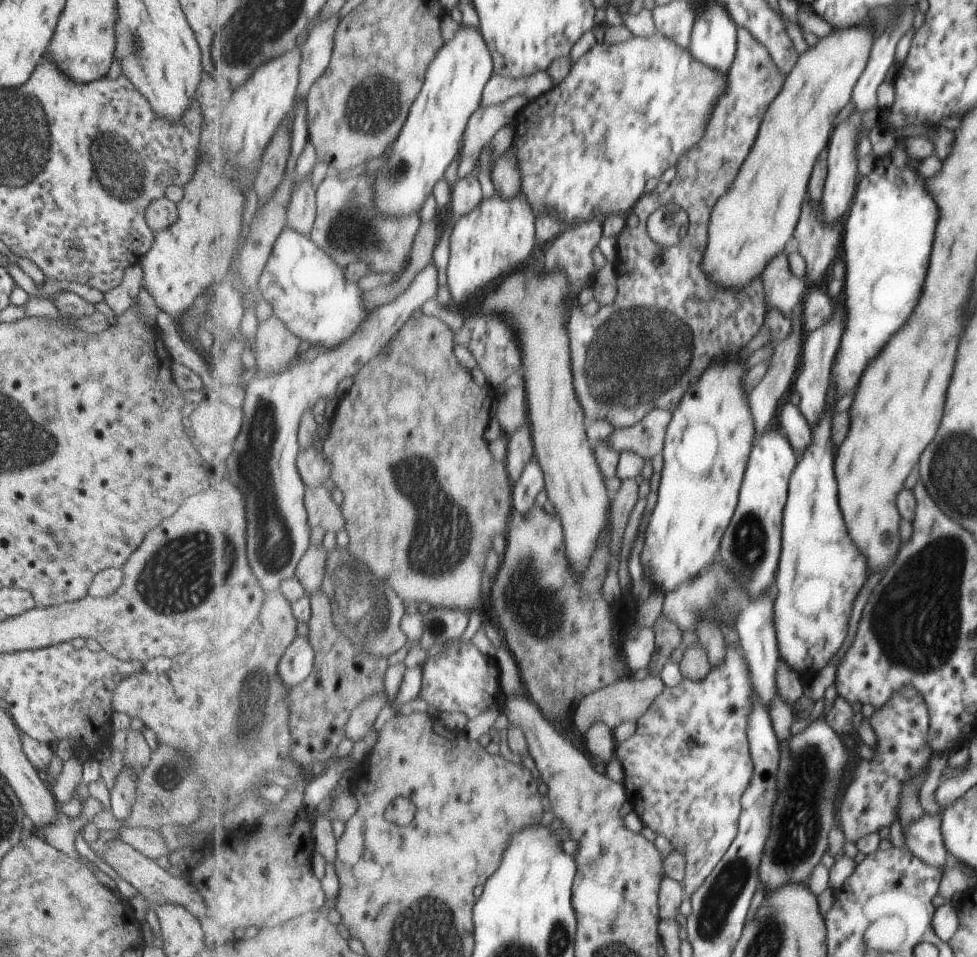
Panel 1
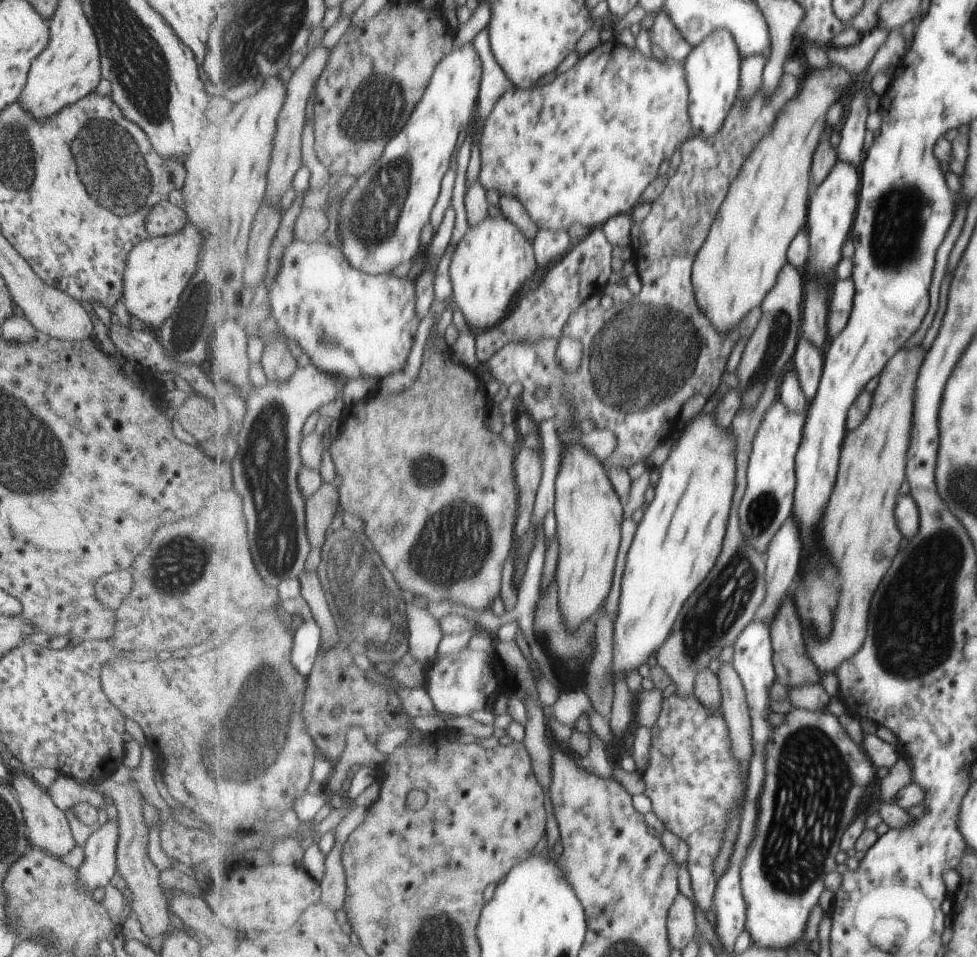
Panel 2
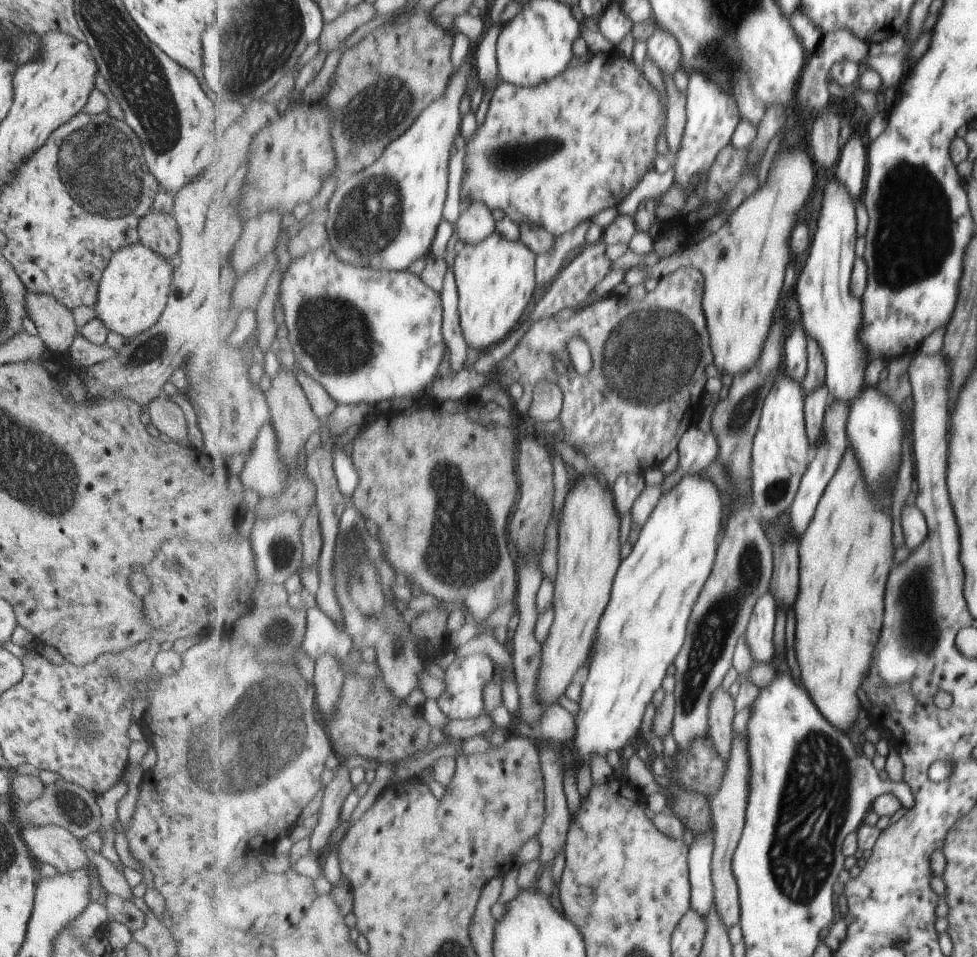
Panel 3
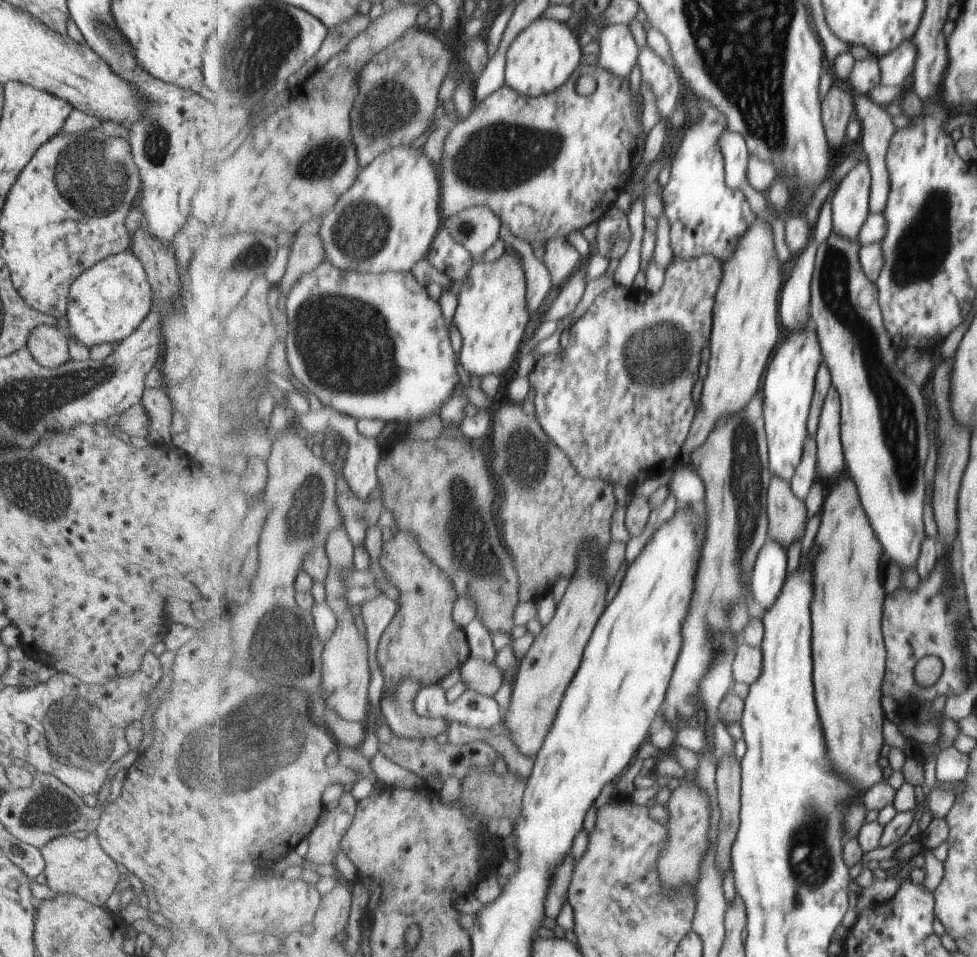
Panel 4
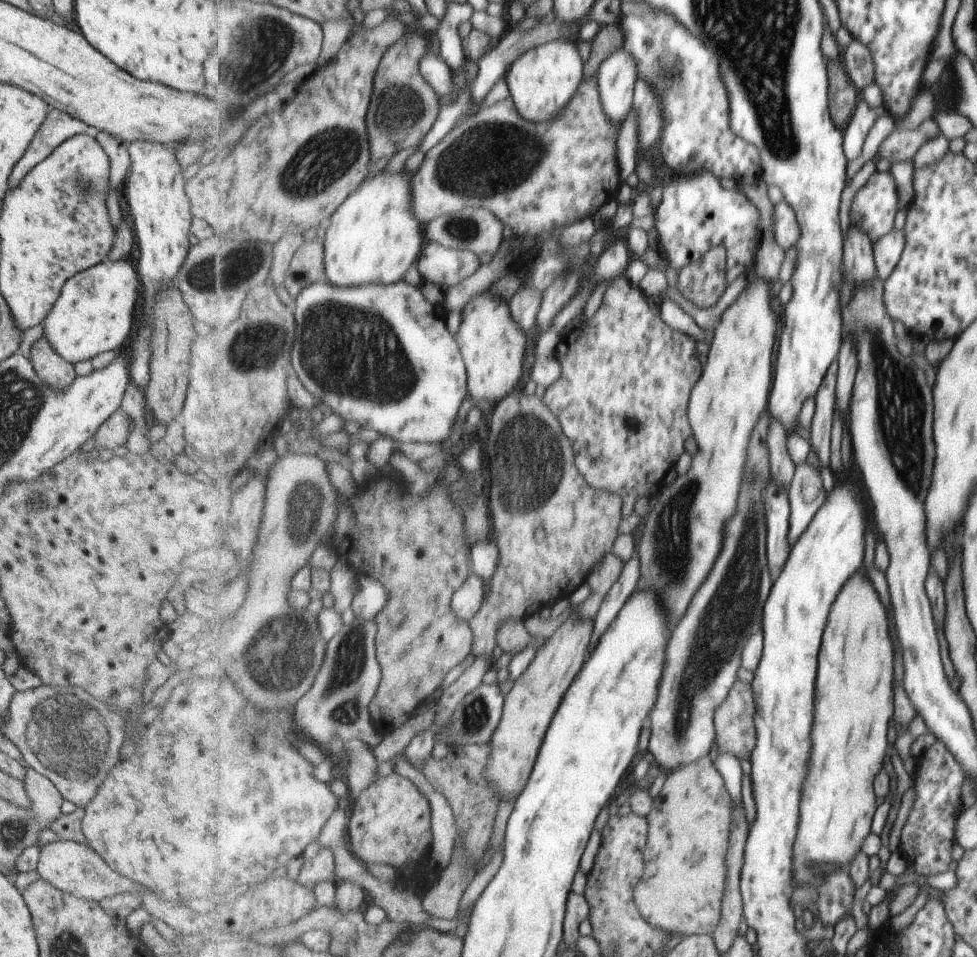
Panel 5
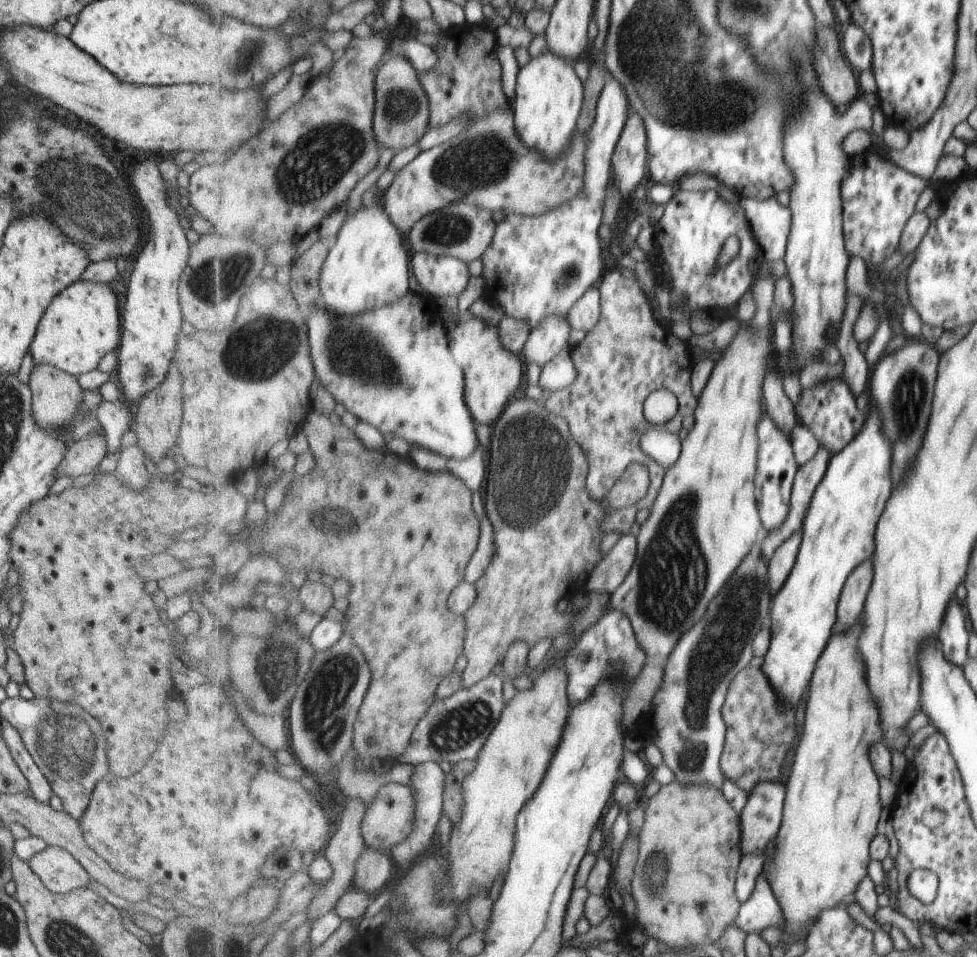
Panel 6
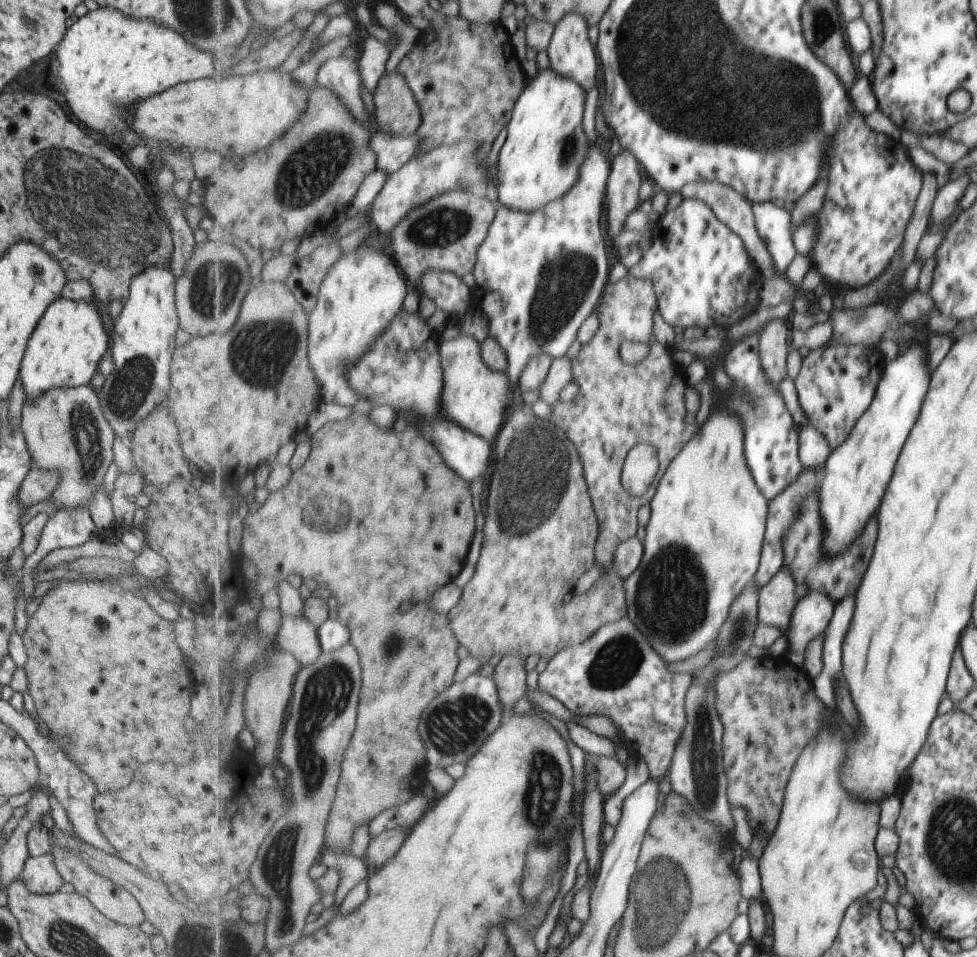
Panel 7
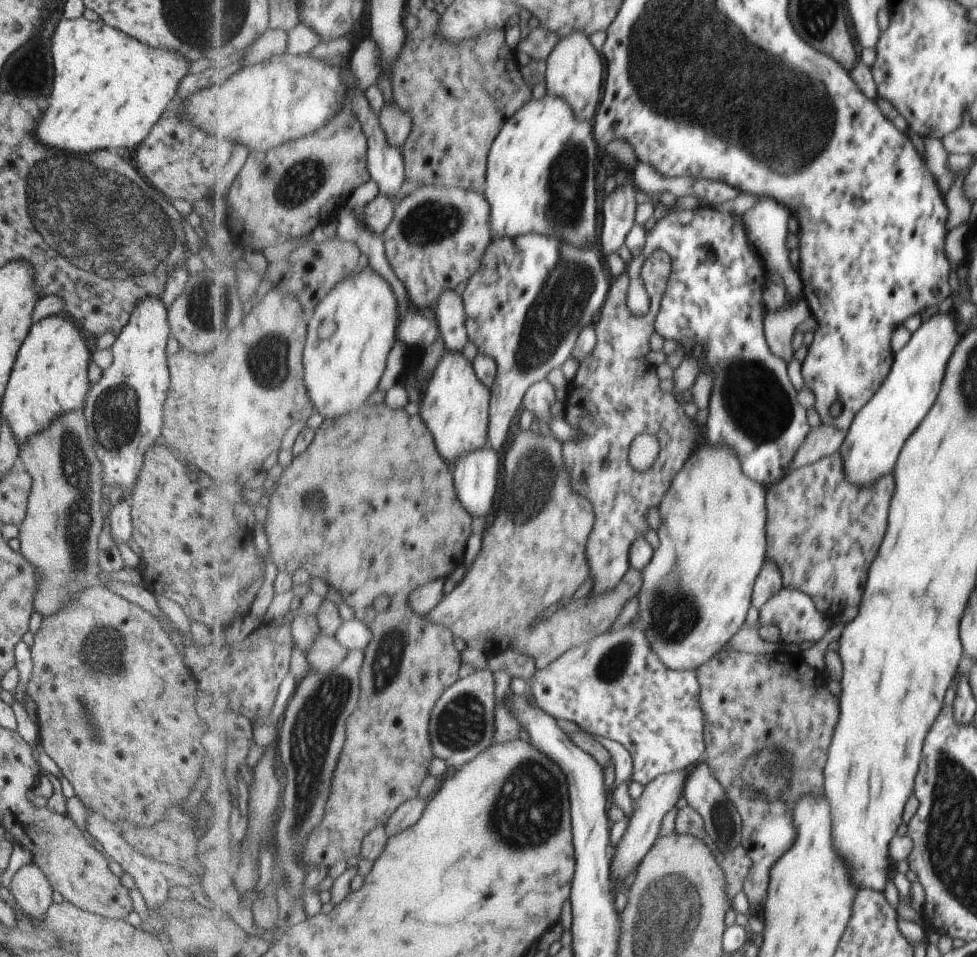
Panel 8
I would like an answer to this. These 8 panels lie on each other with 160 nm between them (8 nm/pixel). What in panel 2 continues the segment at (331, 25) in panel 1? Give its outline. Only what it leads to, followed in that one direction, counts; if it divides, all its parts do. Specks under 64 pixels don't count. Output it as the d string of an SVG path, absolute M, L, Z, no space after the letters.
M321 43L313 50L309 51L303 62L294 70L289 82L287 83L288 93L286 103L278 118L278 127L274 140L274 149L270 171L268 172L268 189L266 192L265 202L267 204L279 205L281 196L285 194L285 190L291 188L295 174L299 172L303 164L303 128L305 128L305 118L307 118L307 108L309 108L309 100L314 92L315 82L321 78L327 60L329 60L330 50Z

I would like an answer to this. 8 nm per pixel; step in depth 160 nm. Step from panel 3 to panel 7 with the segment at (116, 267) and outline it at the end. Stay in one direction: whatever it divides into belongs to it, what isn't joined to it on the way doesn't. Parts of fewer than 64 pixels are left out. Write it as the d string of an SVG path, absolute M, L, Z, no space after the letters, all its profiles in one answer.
M57 297L39 317L33 332L26 342L18 370L18 377L26 396L24 402L32 401L32 398L38 397L42 392L53 387L69 388L89 384L92 376L97 372L97 362L109 350L107 340L109 338L107 337L107 332L105 332L105 326L103 326L99 311L91 303L91 300L86 302L84 299L72 300Z

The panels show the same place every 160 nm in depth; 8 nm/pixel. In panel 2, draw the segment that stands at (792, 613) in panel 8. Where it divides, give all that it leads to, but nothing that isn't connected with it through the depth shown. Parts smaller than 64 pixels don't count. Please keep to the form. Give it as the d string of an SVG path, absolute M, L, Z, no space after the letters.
M801 336L801 344L797 345L792 366L796 368L800 383L811 403L817 394L821 374L823 374L823 356L821 356L821 352Z

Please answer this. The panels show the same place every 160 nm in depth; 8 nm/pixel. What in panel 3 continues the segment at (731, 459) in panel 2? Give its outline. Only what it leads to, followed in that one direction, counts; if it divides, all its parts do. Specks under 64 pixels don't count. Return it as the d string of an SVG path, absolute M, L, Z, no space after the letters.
M701 472L686 474L677 486L662 493L655 510L643 525L631 552L622 560L612 590L612 600L605 609L594 642L593 664L583 688L581 712L577 720L575 748L591 762L591 756L607 756L613 748L623 748L639 734L647 706L661 688L669 666L674 664L688 636L688 622L693 607L711 576L719 534L723 534L723 496L709 477Z

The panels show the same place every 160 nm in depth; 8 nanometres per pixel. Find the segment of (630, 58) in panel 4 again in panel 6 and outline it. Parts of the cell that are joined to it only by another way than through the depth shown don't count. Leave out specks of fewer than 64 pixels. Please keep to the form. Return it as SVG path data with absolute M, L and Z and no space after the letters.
M611 76L610 81L602 88L594 125L586 134L588 152L586 153L586 176L584 192L567 205L558 206L539 217L526 217L520 214L505 214L504 220L497 225L496 236L485 253L485 285L492 285L496 290L497 302L505 311L505 317L517 317L530 322L530 332L551 313L557 313L568 320L570 310L578 300L593 288L603 276L603 248L599 240L599 226L603 222L603 200L607 194L607 182L611 180L611 160L616 152L617 143L624 133L630 117L630 100L626 86Z

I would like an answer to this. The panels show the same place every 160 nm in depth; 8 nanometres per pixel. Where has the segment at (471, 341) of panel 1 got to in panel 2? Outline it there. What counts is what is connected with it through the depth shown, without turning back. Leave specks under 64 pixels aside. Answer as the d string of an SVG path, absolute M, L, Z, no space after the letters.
M594 227L582 240L546 272L535 290L525 293L499 324L476 332L476 353L481 363L492 358L507 345L513 343L536 343L543 339L561 337L567 319L589 298L601 295L613 272L611 268L613 246L603 227Z

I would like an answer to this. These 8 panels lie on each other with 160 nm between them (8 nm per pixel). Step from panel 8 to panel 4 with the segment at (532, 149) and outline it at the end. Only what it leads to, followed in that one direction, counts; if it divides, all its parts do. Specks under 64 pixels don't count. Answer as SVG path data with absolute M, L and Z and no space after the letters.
M537 17L527 28L523 29L511 43L506 54L506 84L511 85L520 96L538 97L548 95L561 88L568 78L576 72L581 64L581 44L577 39L578 32L569 23Z

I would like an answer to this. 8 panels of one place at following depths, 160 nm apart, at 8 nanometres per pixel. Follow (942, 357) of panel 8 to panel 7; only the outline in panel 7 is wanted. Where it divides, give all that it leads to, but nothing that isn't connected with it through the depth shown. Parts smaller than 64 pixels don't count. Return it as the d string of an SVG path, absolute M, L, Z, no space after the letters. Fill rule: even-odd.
M923 344L905 350L899 358L885 365L877 385L875 400L860 418L844 445L835 449L820 471L820 515L824 522L822 546L824 558L832 559L851 548L867 528L867 522L877 512L881 496L891 478L899 450L915 424L919 406L929 386L926 351ZM925 352L925 354L923 354ZM925 360L925 364L923 364ZM927 370L927 372L925 372Z

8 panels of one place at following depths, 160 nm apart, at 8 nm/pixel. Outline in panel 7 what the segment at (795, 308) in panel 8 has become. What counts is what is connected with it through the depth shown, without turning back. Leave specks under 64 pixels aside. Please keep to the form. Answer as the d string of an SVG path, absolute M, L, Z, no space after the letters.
M790 318L784 322L781 319L773 319L767 322L762 332L759 332L760 357L761 362L764 364L764 371L768 379L777 386L788 377L788 354L791 347L790 334L792 328Z

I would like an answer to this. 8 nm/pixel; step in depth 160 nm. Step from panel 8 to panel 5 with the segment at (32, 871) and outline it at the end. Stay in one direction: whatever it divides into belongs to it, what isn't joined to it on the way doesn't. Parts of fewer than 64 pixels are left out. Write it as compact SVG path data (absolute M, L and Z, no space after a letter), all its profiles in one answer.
M58 840L38 847L36 872L42 881L48 882L53 888L75 898L89 899L96 903L110 895L136 891L134 884L114 873L88 845L73 841Z

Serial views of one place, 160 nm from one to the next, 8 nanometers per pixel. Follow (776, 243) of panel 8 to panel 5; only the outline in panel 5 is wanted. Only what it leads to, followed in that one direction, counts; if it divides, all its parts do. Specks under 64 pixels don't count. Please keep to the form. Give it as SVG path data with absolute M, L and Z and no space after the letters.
M785 200L775 205L773 230L775 241L785 250L795 247L801 238L796 210Z

